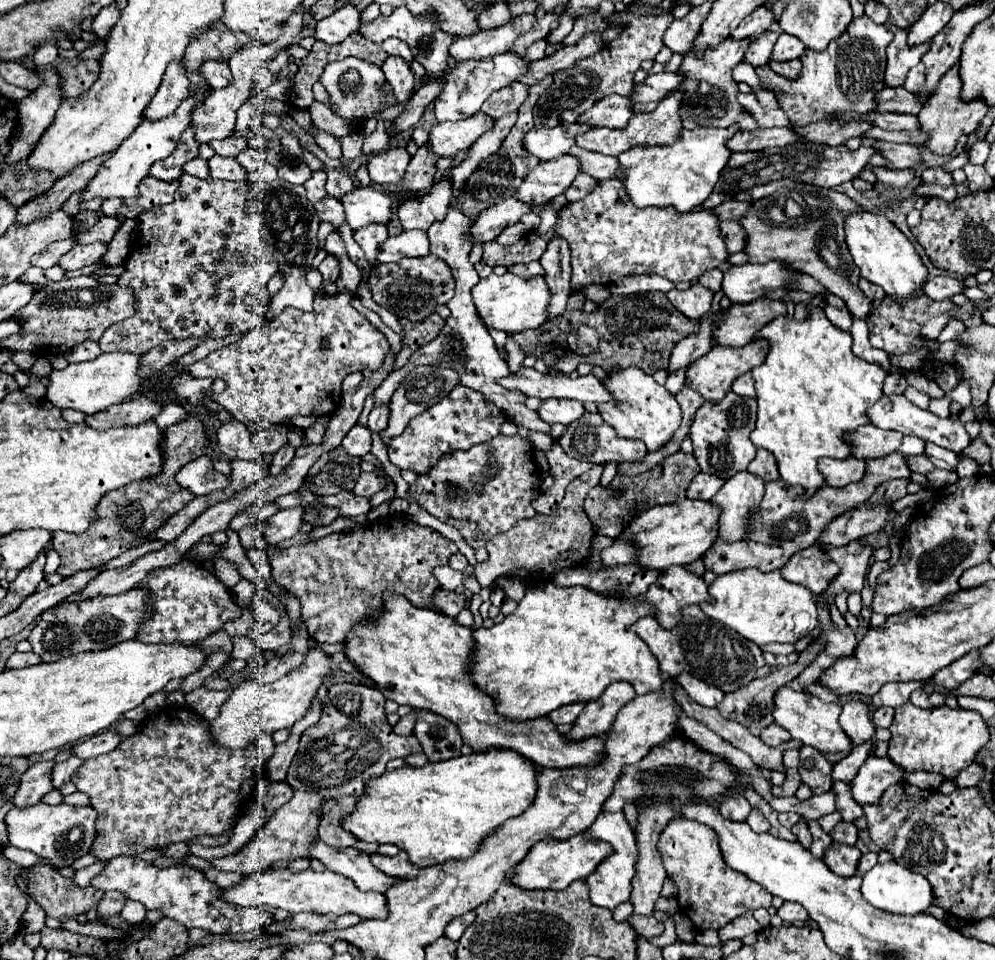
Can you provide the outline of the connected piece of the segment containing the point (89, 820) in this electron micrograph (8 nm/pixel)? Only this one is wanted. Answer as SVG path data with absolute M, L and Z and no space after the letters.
M40 802L32 808L10 810L4 822L8 824L8 838L12 846L48 858L52 868L70 866L76 858L88 854L92 840L96 836L96 828L94 828L96 810L92 806L68 806L64 802L58 806L50 806Z

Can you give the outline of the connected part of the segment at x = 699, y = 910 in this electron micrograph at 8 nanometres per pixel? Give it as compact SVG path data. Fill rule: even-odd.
M686 818L670 820L660 836L658 848L670 880L678 886L678 904L698 930L718 930L748 910L770 908L770 892L766 892L760 884L750 882L748 876L742 876L742 872L730 870L730 866L722 860L718 836L714 836L714 830L704 824Z

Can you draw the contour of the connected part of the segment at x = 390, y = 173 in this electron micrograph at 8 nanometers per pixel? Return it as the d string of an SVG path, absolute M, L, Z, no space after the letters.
M390 148L368 160L368 172L376 184L398 184L410 164L412 156L406 148Z

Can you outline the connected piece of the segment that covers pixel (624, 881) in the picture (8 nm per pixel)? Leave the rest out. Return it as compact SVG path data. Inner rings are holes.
M602 812L596 822L586 830L588 838L596 838L596 840L604 840L608 844L614 846L614 854L608 856L594 874L590 874L586 878L588 886L590 886L590 900L592 904L600 906L600 908L608 908L614 910L618 904L628 902L630 900L630 892L632 892L632 878L634 878L634 864L638 860L638 844L634 840L634 832L628 826L624 814L610 814L610 812Z

